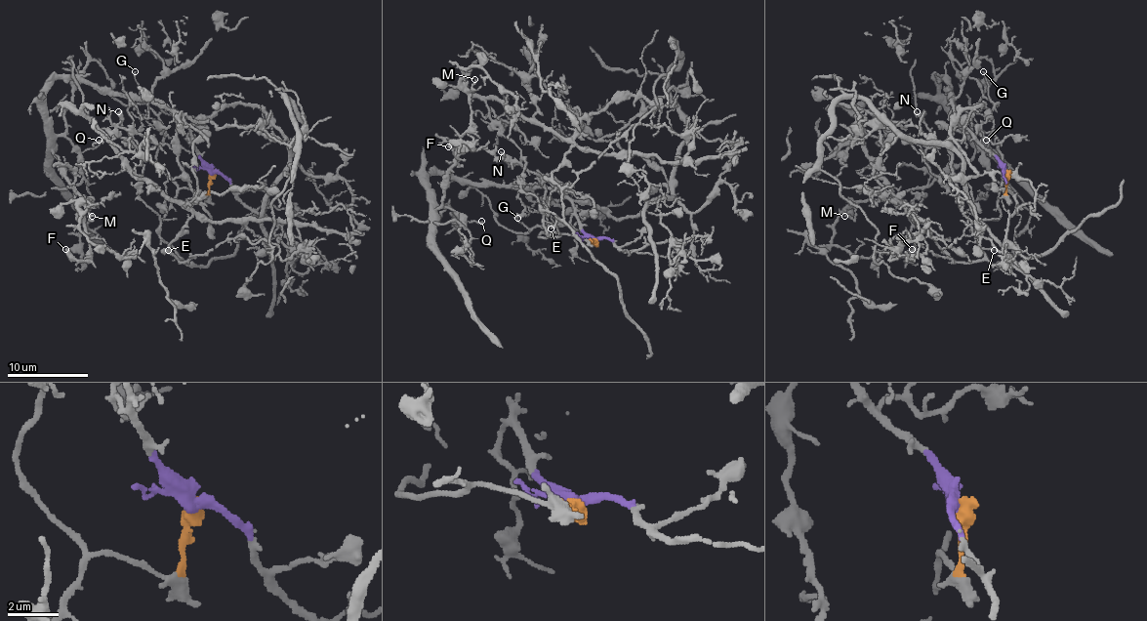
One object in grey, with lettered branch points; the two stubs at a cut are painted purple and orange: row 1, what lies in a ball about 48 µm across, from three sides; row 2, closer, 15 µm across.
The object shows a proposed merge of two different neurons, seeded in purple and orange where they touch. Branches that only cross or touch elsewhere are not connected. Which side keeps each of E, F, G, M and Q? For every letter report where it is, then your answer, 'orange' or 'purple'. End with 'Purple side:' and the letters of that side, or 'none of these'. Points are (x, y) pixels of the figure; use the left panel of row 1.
E: at (168, 250); orange
F: at (65, 249); purple
G: at (135, 71); orange
M: at (92, 216); purple
Q: at (99, 140); purple
Purple side: F, M, Q

